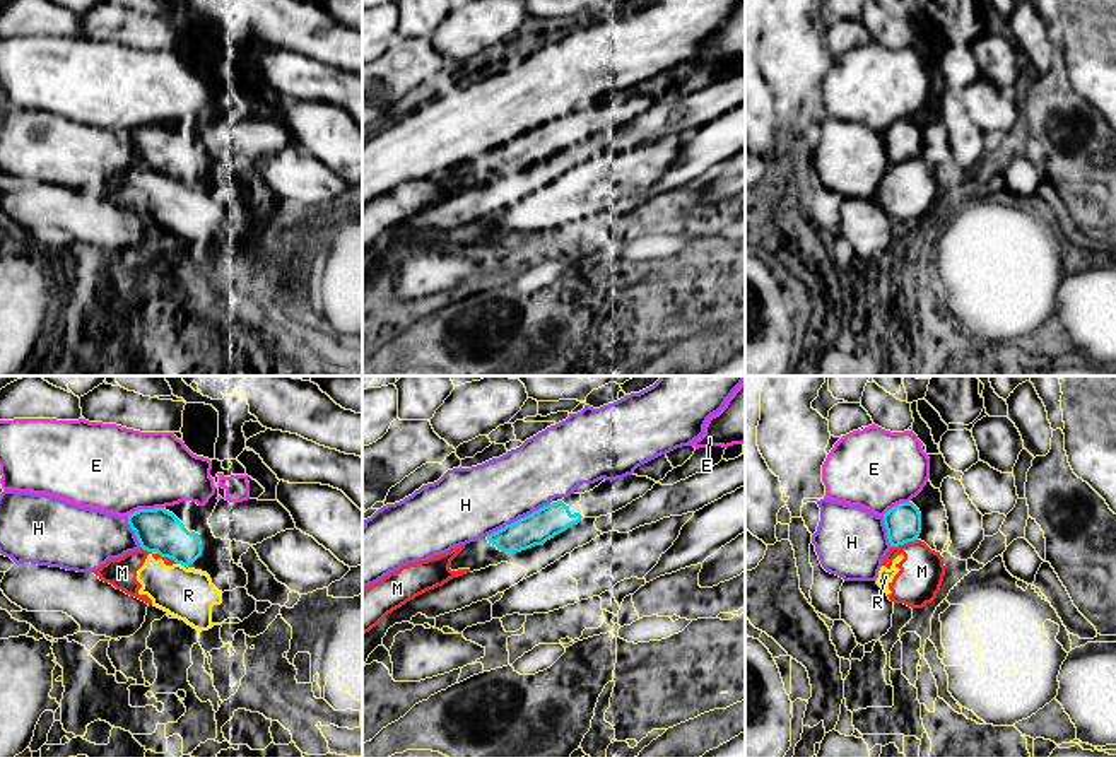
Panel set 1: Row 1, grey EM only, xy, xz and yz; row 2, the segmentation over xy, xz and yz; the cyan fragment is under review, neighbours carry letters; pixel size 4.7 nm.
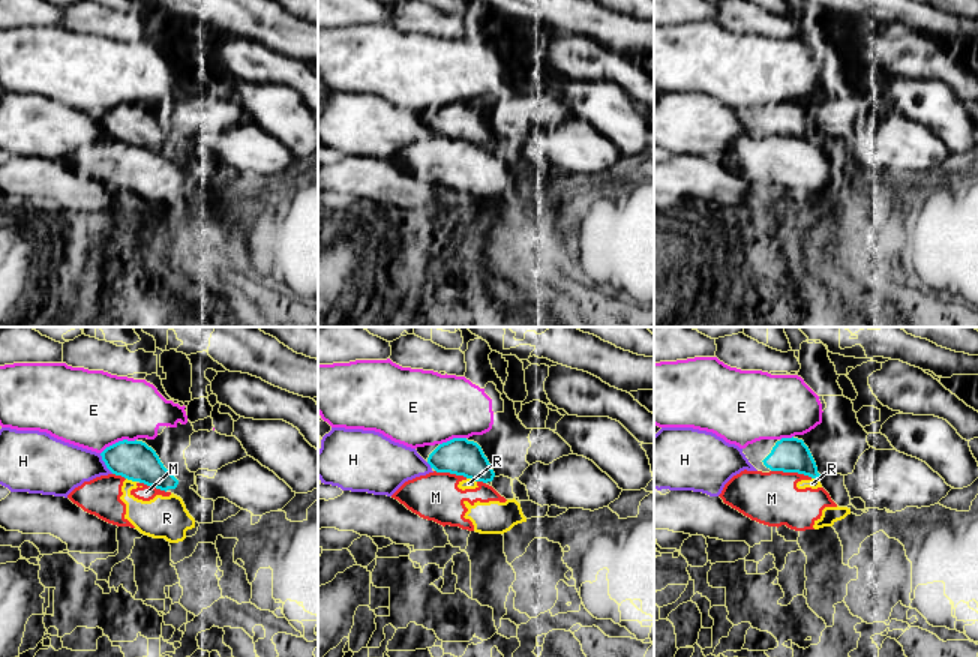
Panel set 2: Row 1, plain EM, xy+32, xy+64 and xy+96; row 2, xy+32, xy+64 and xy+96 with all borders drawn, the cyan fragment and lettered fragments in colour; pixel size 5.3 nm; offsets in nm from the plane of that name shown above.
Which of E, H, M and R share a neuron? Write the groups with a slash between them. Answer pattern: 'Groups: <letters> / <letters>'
Groups: E / H / M R

